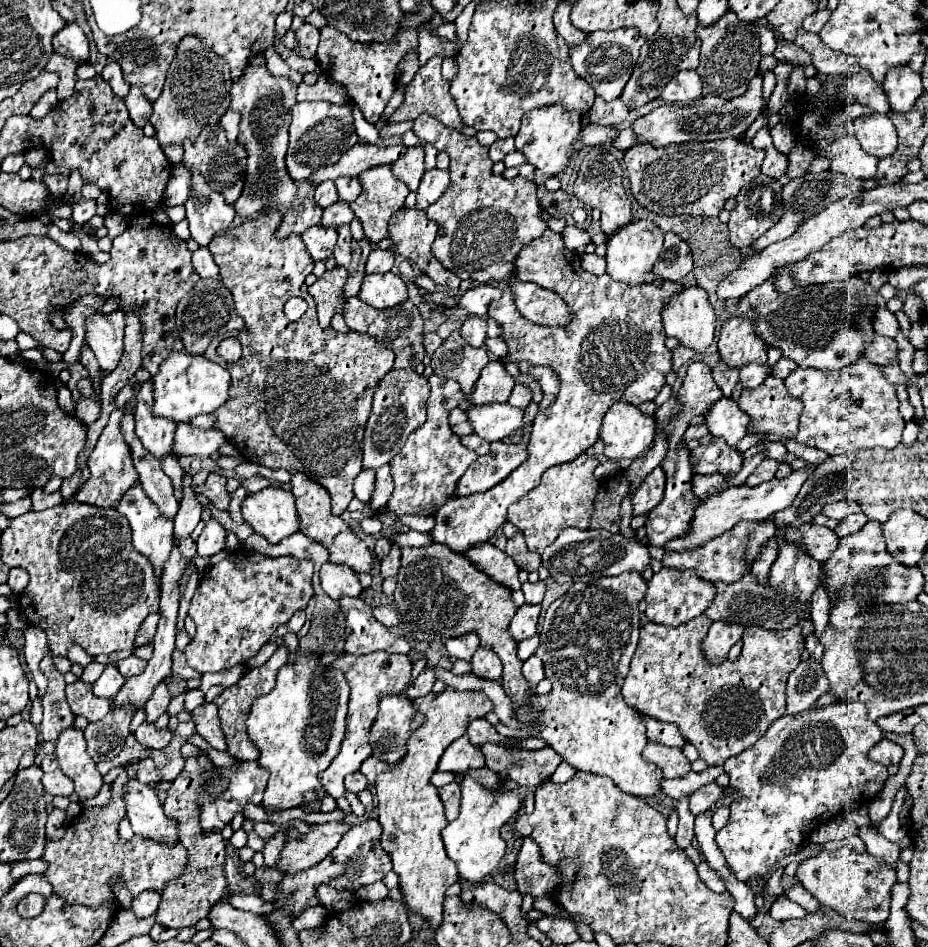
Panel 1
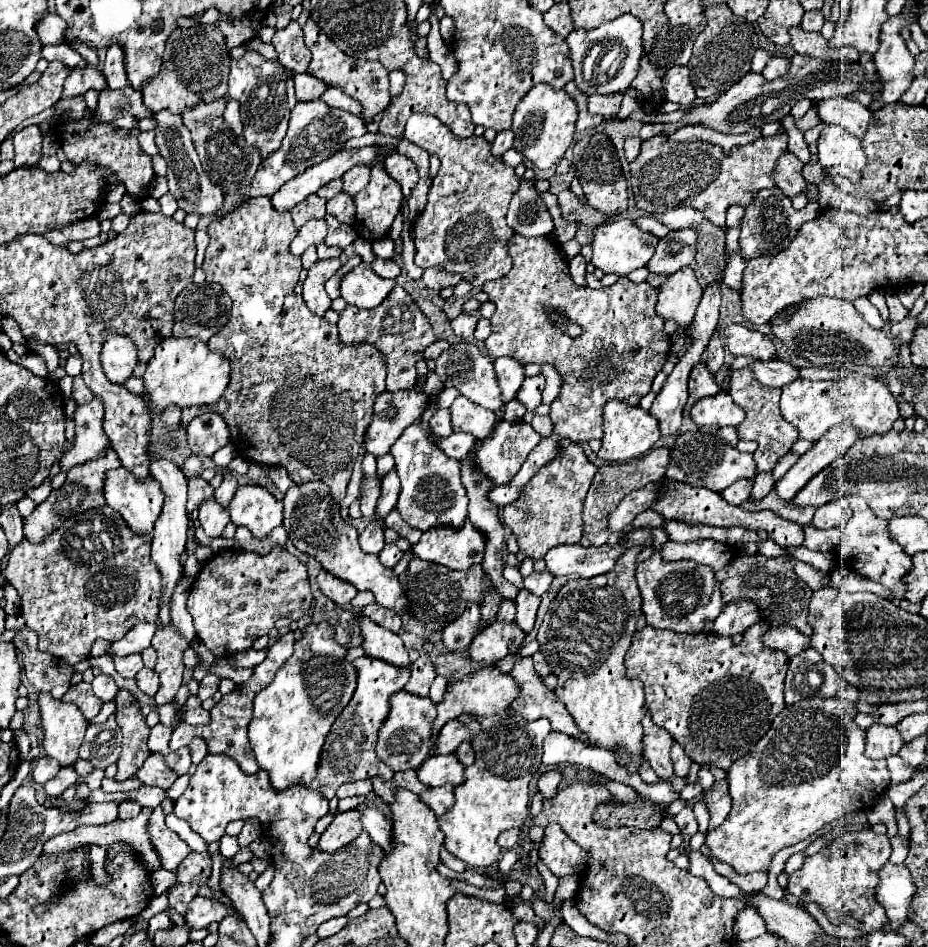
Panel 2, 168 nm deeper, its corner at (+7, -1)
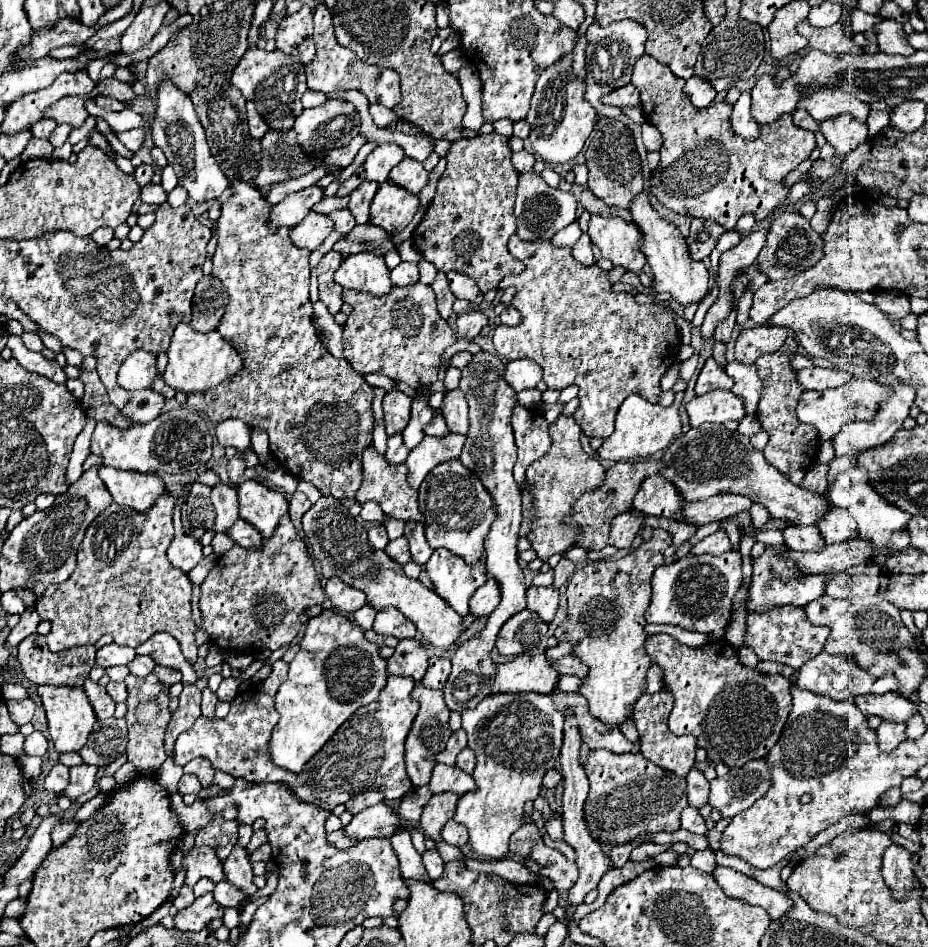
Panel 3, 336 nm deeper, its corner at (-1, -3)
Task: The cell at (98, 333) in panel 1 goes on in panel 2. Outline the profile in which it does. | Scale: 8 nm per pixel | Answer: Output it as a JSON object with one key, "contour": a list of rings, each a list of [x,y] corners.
{"contour":[[[106,330],[100,362],[110,382],[124,384],[132,376],[134,366],[138,364],[134,342],[122,334],[116,334],[114,330]]]}

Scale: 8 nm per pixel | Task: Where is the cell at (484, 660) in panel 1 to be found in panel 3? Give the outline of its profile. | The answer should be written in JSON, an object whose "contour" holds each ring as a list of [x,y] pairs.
{"contour":[[[524,608],[514,614],[498,632],[496,648],[502,656],[540,654],[548,648],[548,624],[536,612]]]}

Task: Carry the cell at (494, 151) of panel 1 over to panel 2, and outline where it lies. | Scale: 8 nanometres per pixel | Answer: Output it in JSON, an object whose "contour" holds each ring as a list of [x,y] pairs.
{"contour":[[[504,130],[504,132],[500,132],[500,134],[496,136],[494,144],[492,144],[492,154],[494,154],[494,156],[502,156],[502,154],[512,146],[512,140],[514,140],[512,130]]]}

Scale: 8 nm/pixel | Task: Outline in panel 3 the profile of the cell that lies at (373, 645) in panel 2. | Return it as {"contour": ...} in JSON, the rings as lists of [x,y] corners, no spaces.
{"contour":[[[400,640],[392,658],[388,658],[388,672],[394,676],[412,676],[422,682],[428,668],[426,650],[418,640]]]}

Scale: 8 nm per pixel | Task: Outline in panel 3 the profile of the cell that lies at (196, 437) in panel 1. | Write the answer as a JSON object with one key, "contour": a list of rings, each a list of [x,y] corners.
{"contour":[[[224,420],[222,424],[216,424],[216,438],[224,448],[234,446],[238,452],[252,450],[250,426],[242,420]]]}

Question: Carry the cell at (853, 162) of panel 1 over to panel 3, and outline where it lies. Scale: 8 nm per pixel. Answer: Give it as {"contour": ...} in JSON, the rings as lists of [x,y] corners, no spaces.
{"contour":[[[834,116],[830,120],[820,122],[820,130],[828,144],[834,146],[838,156],[850,154],[854,148],[868,140],[866,124],[854,120],[854,116]]]}

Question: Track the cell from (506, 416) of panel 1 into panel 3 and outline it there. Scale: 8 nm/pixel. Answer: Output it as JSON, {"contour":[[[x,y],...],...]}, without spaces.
{"contour":[[[460,390],[446,392],[440,412],[442,412],[450,432],[456,432],[456,434],[468,432],[468,404],[466,404],[466,396]]]}

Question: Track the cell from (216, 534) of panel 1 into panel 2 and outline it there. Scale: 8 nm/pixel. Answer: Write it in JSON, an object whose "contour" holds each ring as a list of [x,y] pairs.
{"contour":[[[214,498],[204,502],[198,510],[200,510],[198,520],[200,520],[204,534],[210,538],[218,538],[222,534],[224,526],[230,522],[230,514]]]}

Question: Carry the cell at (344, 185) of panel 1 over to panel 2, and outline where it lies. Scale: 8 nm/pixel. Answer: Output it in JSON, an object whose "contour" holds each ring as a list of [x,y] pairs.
{"contour":[[[354,166],[342,176],[342,182],[344,182],[342,192],[356,196],[368,184],[368,178],[370,178],[370,166]]]}

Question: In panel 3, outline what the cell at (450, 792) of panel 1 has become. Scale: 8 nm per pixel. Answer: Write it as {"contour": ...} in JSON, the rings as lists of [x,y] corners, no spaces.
{"contour":[[[454,792],[432,794],[428,804],[422,808],[420,826],[424,834],[430,836],[434,842],[442,842],[440,830],[448,820],[452,820],[456,812],[456,802],[458,802],[458,796],[454,796]]]}

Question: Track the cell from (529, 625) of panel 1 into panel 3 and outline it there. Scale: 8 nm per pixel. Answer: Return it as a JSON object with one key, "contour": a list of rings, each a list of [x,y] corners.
{"contour":[[[530,586],[526,592],[526,600],[528,600],[528,608],[538,612],[538,616],[544,622],[552,622],[558,606],[560,606],[560,596],[558,590],[548,586],[548,588],[538,588],[538,586]]]}

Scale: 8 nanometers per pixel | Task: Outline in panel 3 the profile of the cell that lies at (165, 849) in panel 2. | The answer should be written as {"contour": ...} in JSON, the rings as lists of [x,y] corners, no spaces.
{"contour":[[[192,834],[184,836],[184,840],[180,844],[180,850],[184,854],[188,854],[184,858],[184,864],[186,864],[186,884],[188,886],[194,886],[200,878],[210,878],[214,884],[224,880],[222,862],[216,856],[216,852],[212,848],[208,848],[208,846],[198,848],[194,844],[194,836]]]}

